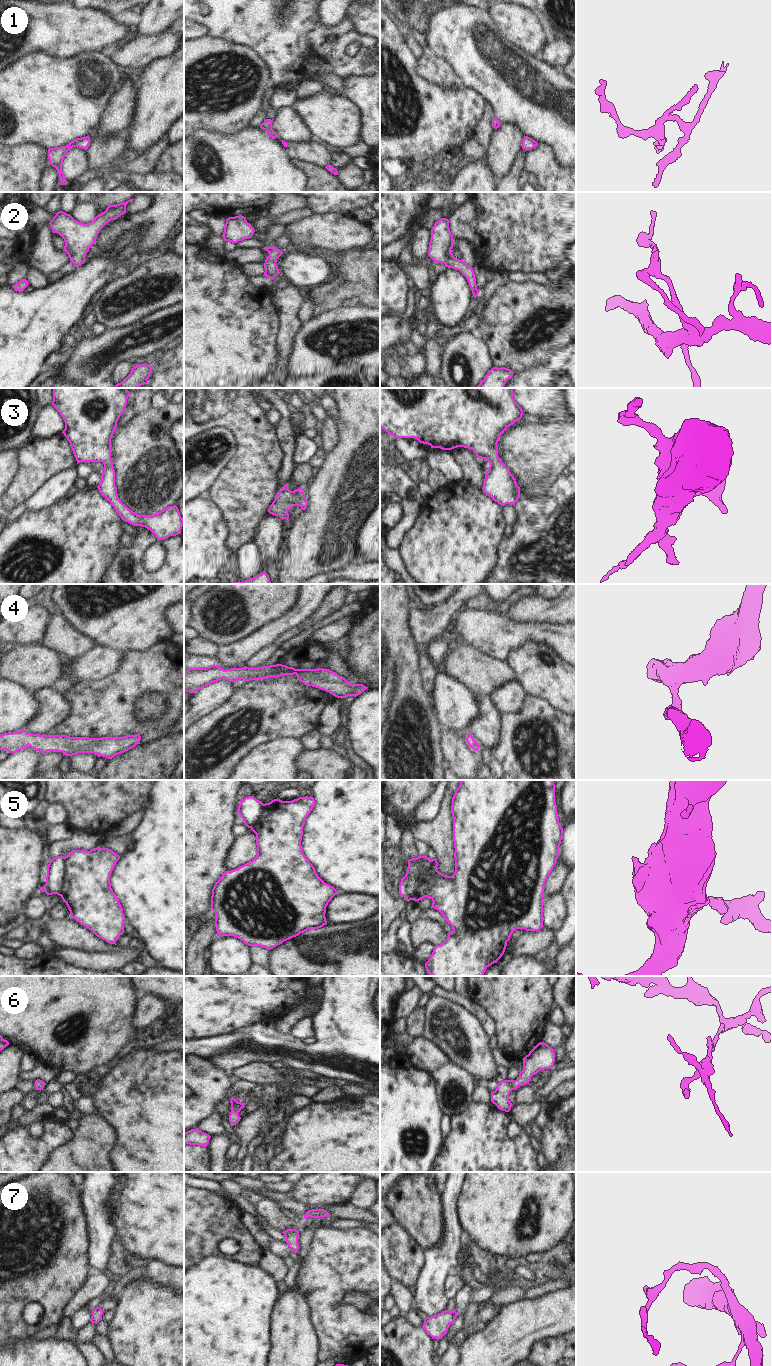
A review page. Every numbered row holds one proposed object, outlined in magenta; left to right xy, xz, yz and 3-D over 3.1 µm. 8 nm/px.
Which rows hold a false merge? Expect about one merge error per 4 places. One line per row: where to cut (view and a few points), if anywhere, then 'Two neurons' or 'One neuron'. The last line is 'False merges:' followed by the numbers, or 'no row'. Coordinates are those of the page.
1: No split. One neuron
2: No split. One neuron
3: No split. One neuron
4: No split. One neuron
5: Split along yz (420, 856), (425, 867), (418, 876), (415, 897), (413, 899). Two neurons
6: No split. One neuron
7: No split. One neuron
False merges: 5

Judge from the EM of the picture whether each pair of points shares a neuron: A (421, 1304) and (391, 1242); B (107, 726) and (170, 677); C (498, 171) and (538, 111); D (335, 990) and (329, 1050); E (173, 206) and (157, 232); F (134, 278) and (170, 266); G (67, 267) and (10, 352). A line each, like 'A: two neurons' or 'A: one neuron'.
A: two neurons
B: one neuron
C: two neurons
D: one neuron
E: one neuron
F: one neuron
G: two neurons

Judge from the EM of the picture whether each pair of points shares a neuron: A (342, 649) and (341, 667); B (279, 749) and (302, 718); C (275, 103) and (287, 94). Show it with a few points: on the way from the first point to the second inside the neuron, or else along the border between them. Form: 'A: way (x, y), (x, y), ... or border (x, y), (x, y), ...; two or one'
A: border (323, 659), (333, 652), (337, 652), (346, 664); two
B: border (298, 737), (281, 737), (266, 743); two
C: way (278, 101), (284, 97); one

